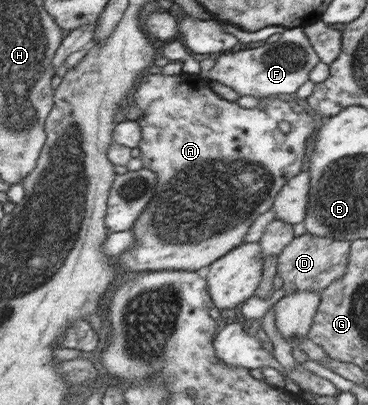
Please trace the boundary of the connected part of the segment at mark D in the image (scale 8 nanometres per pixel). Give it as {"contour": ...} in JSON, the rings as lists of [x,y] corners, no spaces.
{"contour":[[[304,233],[289,241],[276,258],[277,286],[282,286],[285,296],[297,290],[311,290],[320,294],[331,282],[343,277],[350,255],[349,241],[335,241],[325,237],[316,237]]]}

